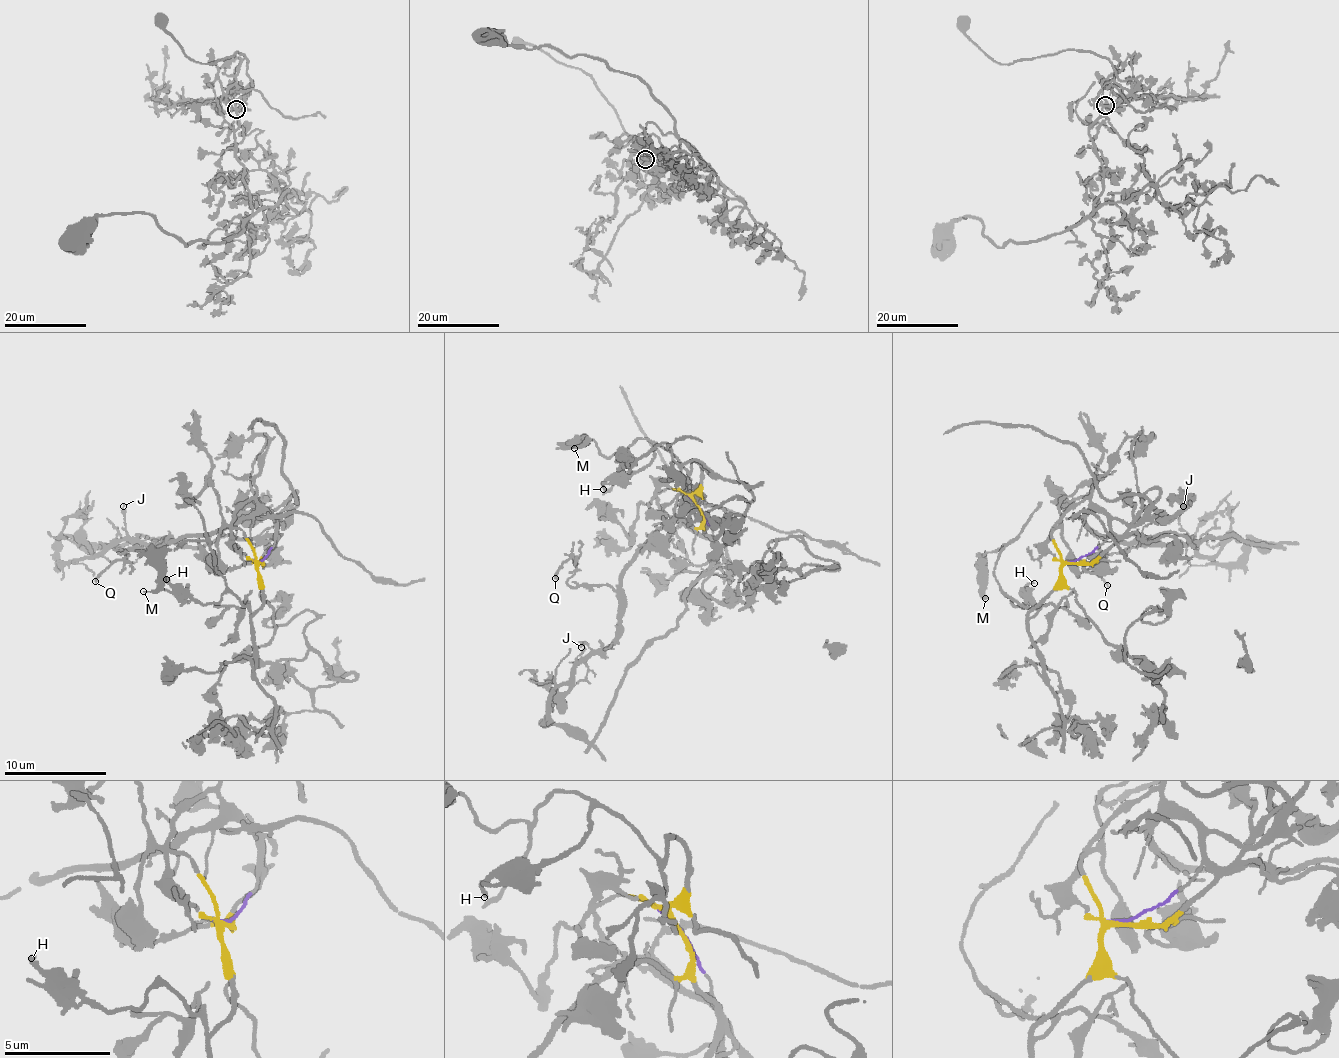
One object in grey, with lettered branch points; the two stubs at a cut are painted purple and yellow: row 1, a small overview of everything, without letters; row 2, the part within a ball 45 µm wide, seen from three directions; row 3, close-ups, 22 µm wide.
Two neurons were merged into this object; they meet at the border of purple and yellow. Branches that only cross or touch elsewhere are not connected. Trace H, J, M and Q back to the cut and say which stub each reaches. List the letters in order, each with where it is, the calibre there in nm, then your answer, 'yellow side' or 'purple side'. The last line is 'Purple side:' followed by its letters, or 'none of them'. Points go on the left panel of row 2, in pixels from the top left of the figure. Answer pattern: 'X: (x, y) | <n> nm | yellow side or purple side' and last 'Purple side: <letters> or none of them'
H: (166, 579) | 200 nm | yellow side
J: (123, 506) | 140 nm | purple side
M: (143, 591) | 160 nm | yellow side
Q: (95, 581) | 180 nm | purple side
Purple side: J, Q

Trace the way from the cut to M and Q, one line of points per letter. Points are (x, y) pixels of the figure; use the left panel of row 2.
M: (257, 560), (265, 600), (252, 615), (206, 540), (183, 540), (170, 550), (165, 580), (142, 591)
Q: (257, 560), (263, 560), (276, 538), (271, 518), (257, 512), (152, 549), (118, 549), (126, 558), (94, 582)

